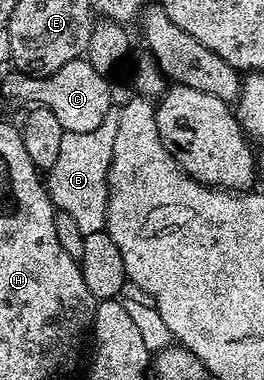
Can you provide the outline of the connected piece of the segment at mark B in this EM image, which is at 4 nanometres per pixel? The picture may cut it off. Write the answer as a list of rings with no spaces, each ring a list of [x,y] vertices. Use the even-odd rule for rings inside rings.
[[[110,116],[110,120],[100,122],[96,130],[102,132],[102,136],[98,136],[102,152],[82,152],[82,160],[74,160],[74,132],[66,132],[64,142],[60,142],[60,154],[56,157],[56,166],[48,169],[48,175],[44,180],[55,209],[63,217],[66,215],[79,228],[82,236],[101,232],[106,226],[108,170],[112,162],[112,142],[116,142],[114,116]]]

